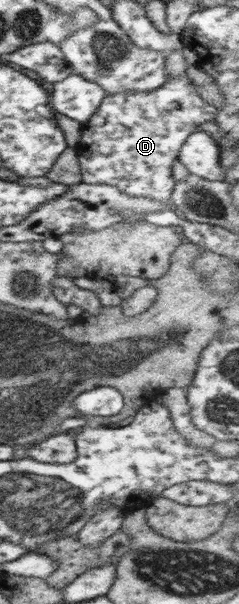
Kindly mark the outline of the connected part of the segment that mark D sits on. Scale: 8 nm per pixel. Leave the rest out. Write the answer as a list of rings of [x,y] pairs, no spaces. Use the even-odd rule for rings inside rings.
[[[186,76],[168,77],[157,89],[143,93],[134,90],[103,96],[95,113],[81,124],[79,141],[75,147],[80,181],[90,185],[109,185],[129,197],[145,197],[163,204],[169,202],[175,187],[171,168],[185,138],[195,133],[197,125],[211,122],[216,109],[206,104]]]

